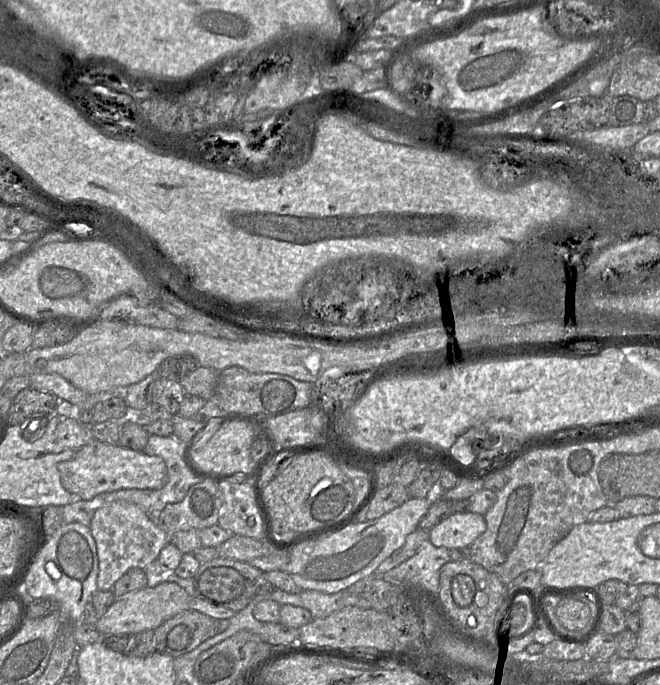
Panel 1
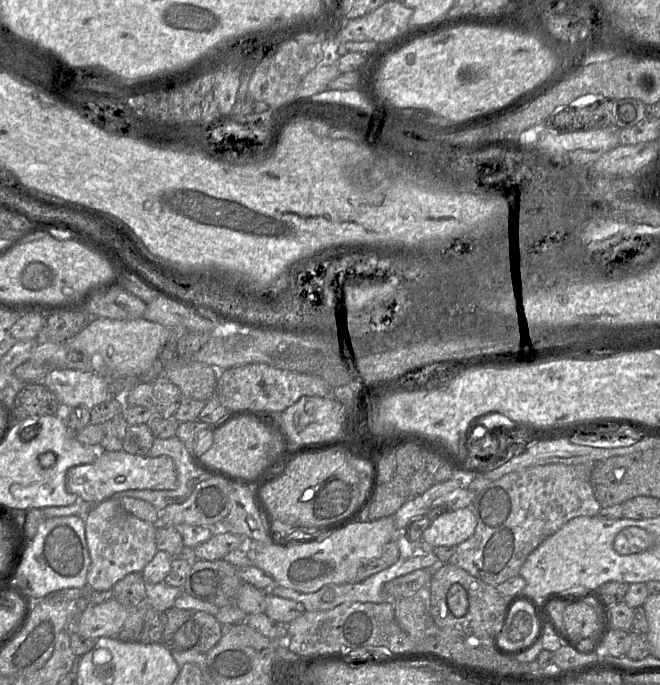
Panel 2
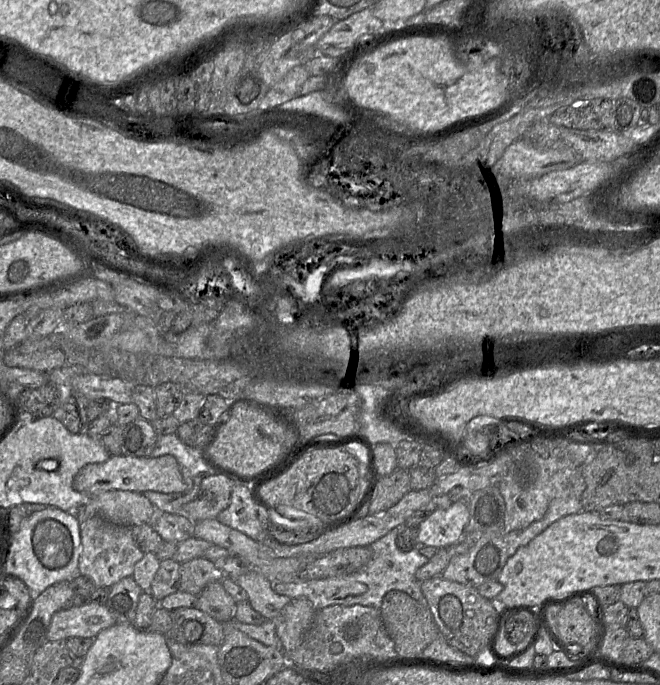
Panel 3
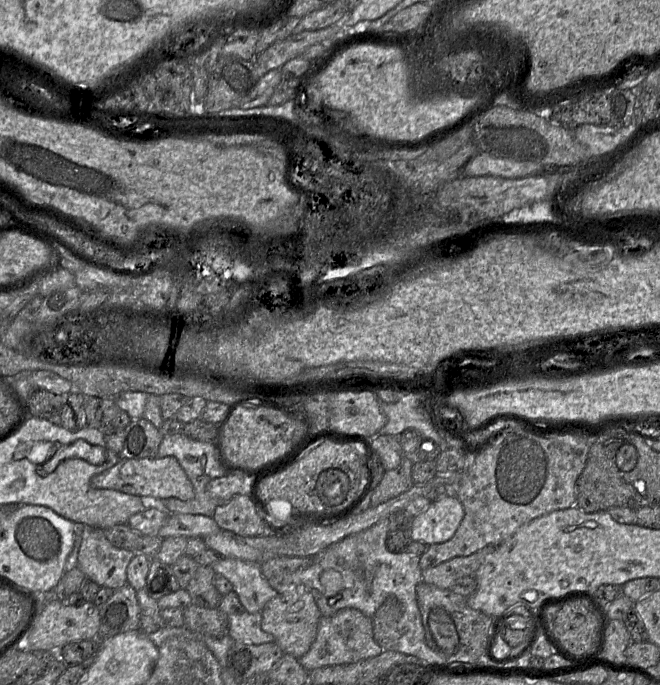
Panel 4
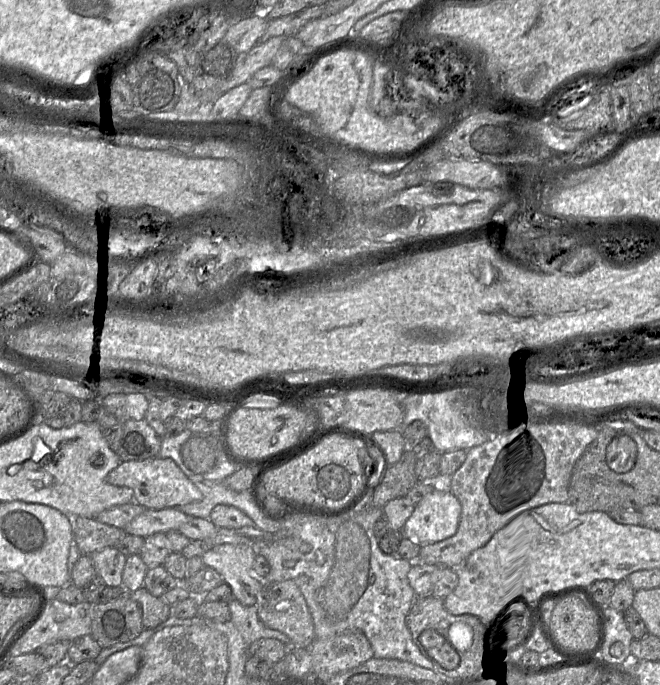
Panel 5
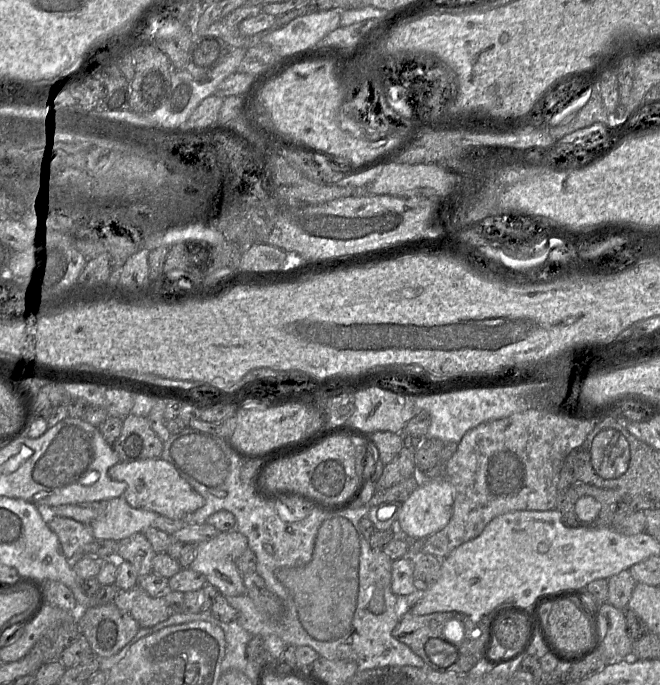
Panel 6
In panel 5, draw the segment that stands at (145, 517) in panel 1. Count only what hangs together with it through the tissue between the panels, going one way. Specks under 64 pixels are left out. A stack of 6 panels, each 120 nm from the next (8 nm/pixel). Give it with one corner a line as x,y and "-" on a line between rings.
107,547
90,554
97,576
106,586
122,586
122,573
127,556
114,547

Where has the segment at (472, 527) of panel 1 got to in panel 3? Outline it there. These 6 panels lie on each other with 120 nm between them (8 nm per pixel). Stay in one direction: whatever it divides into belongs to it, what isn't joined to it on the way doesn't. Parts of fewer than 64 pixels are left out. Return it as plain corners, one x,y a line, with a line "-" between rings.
464,500
452,502
446,509
437,509
418,526
418,542
436,548
455,544
463,536
470,518

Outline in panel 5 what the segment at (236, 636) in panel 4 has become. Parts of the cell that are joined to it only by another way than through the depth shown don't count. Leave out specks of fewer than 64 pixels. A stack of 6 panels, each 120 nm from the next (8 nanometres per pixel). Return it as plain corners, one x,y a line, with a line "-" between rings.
234,598
228,602
228,606
231,612
231,621
247,644
251,644
261,638
275,638
288,645
288,650
289,647
293,647
286,634
267,627
259,619
256,604
245,606

